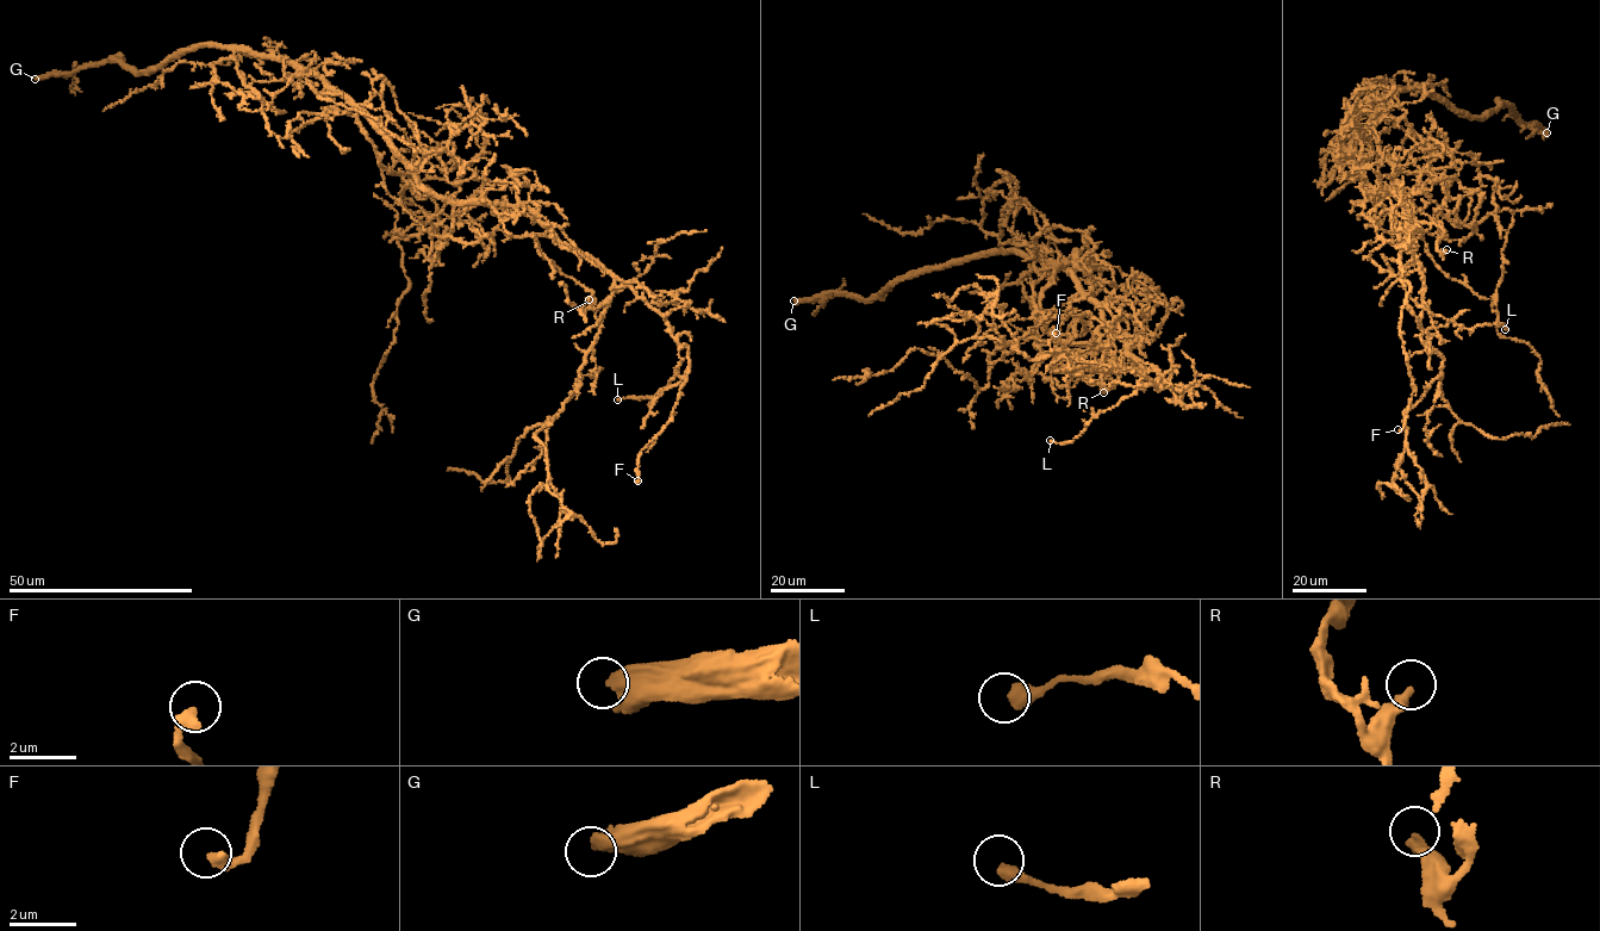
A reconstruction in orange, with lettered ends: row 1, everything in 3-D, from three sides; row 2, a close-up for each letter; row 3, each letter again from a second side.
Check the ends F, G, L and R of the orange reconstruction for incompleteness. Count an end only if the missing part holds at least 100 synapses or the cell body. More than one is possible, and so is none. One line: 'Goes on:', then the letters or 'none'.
Goes on: G

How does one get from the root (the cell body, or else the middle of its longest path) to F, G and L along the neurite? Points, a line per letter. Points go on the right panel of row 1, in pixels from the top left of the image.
F: (1379, 197), (1398, 181), (1407, 208), (1398, 243), (1401, 278), (1411, 292), (1400, 334), (1413, 389), (1398, 429)
G: (1379, 197), (1359, 178), (1352, 151), (1393, 91), (1417, 88), (1474, 117), (1507, 105), (1516, 118), (1546, 132)
L: (1379, 197), (1398, 181), (1407, 208), (1407, 223), (1398, 235), (1405, 292), (1465, 328), (1494, 324), (1505, 329)

